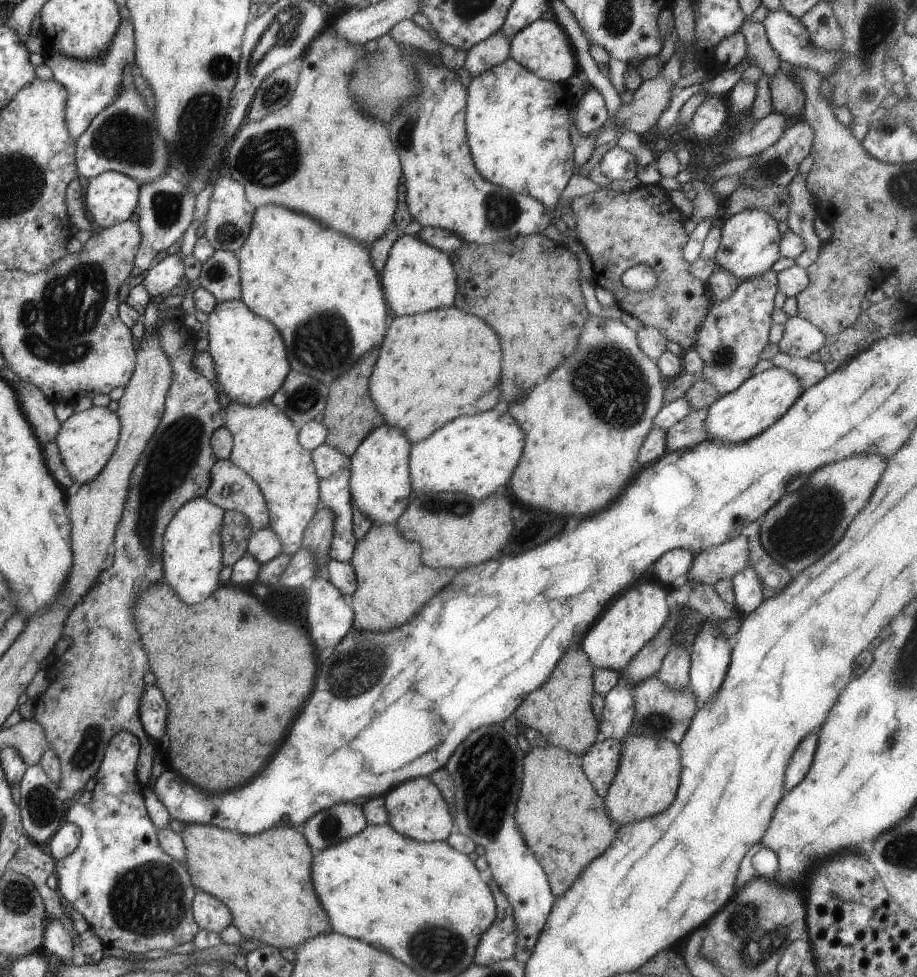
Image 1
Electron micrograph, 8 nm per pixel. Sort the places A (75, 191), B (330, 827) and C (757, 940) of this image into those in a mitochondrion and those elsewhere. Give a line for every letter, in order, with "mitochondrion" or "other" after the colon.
A: other
B: mitochondrion
C: mitochondrion

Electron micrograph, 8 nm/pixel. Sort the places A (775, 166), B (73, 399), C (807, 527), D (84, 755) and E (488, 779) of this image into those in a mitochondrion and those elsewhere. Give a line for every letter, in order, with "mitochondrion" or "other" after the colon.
A: mitochondrion
B: other
C: mitochondrion
D: mitochondrion
E: mitochondrion

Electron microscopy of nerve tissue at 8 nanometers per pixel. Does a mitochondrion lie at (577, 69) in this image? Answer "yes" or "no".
no

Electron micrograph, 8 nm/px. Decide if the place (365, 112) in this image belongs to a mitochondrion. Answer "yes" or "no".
no

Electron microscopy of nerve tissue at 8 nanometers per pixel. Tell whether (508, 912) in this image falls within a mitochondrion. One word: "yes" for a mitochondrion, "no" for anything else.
no

